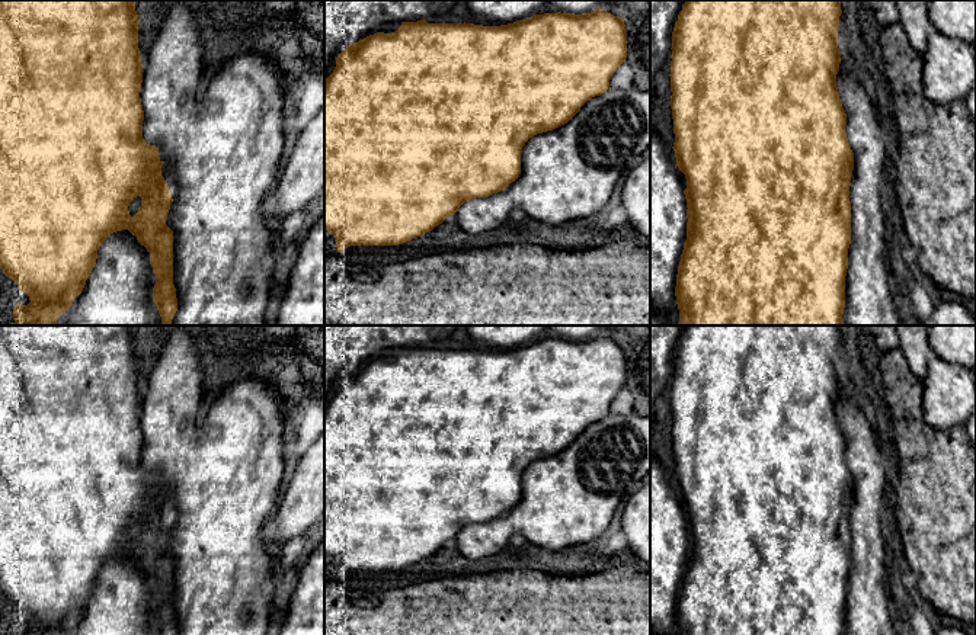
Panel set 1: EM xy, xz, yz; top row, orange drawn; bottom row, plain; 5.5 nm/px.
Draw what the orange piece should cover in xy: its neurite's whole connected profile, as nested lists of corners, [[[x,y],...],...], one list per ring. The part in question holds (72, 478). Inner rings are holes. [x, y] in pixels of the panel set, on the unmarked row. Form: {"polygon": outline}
{"polygon": [[[0,325],[0,594],[6,602],[16,607],[17,613],[26,619],[31,625],[28,631],[20,631],[19,626],[13,635],[68,635],[74,623],[79,622],[89,604],[97,584],[97,575],[102,568],[113,558],[128,555],[137,562],[138,568],[150,578],[150,590],[156,600],[156,610],[153,613],[153,628],[157,635],[177,635],[176,613],[173,610],[173,557],[166,551],[167,538],[173,527],[172,517],[161,501],[161,491],[164,487],[160,485],[160,478],[156,471],[150,471],[143,465],[143,446],[144,436],[141,430],[141,408],[143,394],[141,381],[138,373],[138,340],[135,336],[135,325]],[[134,523],[141,523],[141,532],[138,538],[131,542],[128,530]]]}

